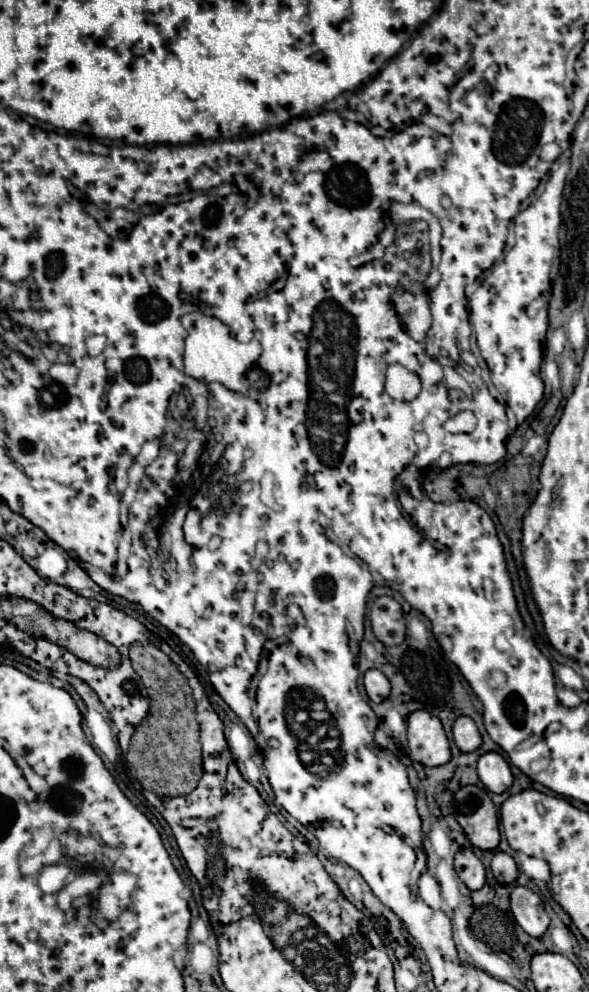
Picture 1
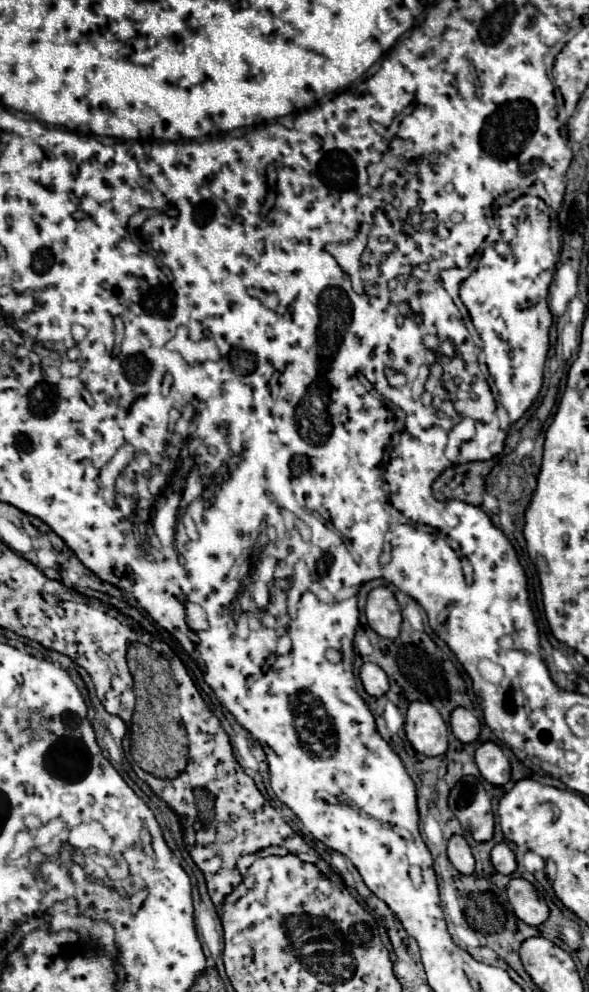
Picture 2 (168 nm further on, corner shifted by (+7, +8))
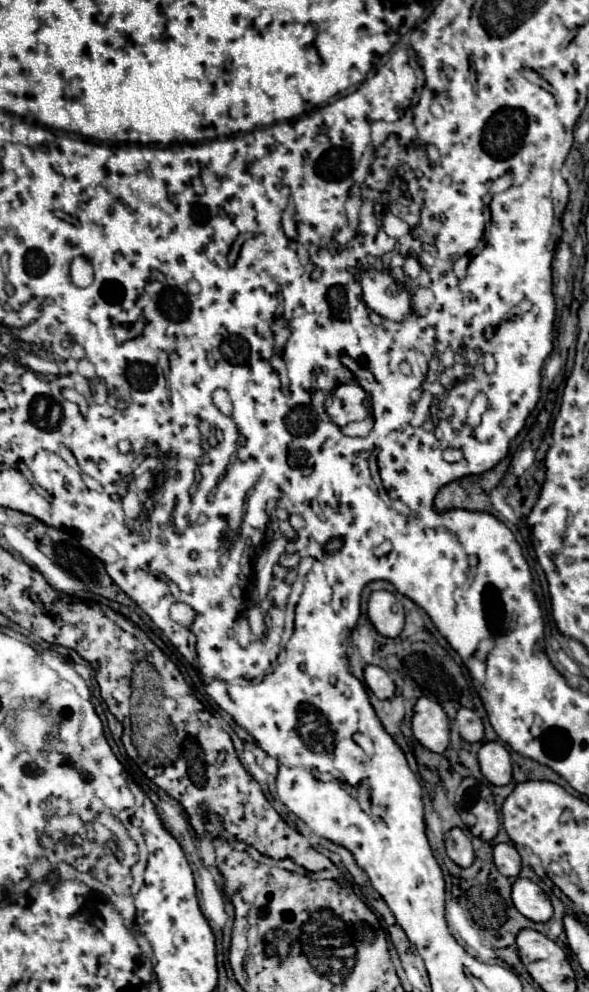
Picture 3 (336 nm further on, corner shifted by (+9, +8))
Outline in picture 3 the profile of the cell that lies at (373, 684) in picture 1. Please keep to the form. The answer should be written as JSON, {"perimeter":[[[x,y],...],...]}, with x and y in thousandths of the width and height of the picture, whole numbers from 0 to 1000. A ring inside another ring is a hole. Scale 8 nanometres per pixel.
{"perimeter":[[[623,671],[620,677],[620,688],[623,692],[630,694],[630,698],[640,702],[640,704],[664,704],[671,700],[671,690],[664,685],[664,681],[643,673],[643,671]]]}

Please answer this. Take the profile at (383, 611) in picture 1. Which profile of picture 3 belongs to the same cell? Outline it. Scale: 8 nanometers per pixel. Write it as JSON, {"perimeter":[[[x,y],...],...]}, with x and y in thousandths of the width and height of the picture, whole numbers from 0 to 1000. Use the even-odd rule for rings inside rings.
{"perimeter":[[[640,595],[626,601],[623,621],[647,641],[671,643],[684,635],[684,609],[674,607],[671,599],[657,595]]]}

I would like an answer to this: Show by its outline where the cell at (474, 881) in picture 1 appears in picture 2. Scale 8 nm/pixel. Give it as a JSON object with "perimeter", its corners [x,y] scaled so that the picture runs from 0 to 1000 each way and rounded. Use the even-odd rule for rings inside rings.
{"perimeter":[[[779,841],[766,843],[762,847],[762,853],[759,853],[759,863],[762,863],[762,869],[783,879],[783,881],[803,881],[806,877],[806,867],[803,867],[803,861],[800,861],[800,855],[793,851],[793,847]]]}

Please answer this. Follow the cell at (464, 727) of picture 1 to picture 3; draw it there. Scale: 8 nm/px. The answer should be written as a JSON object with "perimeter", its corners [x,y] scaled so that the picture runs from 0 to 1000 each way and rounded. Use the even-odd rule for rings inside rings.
{"perimeter":[[[783,714],[776,718],[772,726],[779,730],[779,740],[789,748],[817,748],[820,746],[820,728],[803,716]]]}

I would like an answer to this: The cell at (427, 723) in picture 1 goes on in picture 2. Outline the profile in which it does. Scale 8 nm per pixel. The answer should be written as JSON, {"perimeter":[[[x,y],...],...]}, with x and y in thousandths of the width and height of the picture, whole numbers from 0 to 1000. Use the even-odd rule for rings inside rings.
{"perimeter":[[[698,708],[688,738],[701,754],[722,762],[749,762],[759,756],[762,736],[745,716],[732,708]]]}

